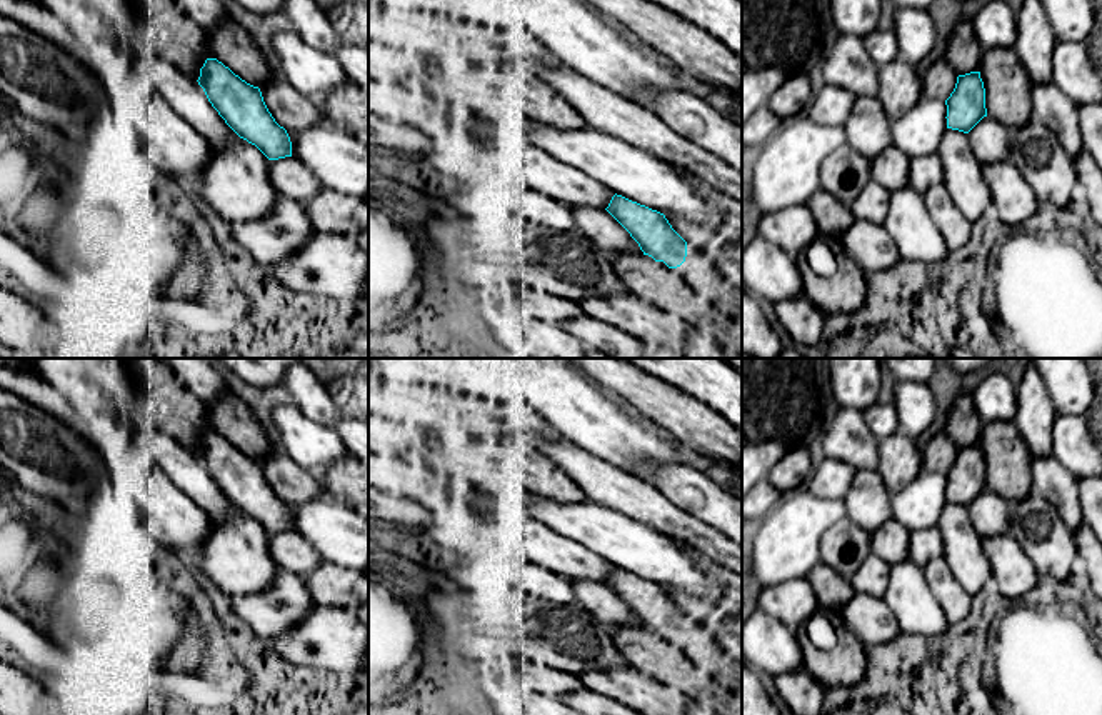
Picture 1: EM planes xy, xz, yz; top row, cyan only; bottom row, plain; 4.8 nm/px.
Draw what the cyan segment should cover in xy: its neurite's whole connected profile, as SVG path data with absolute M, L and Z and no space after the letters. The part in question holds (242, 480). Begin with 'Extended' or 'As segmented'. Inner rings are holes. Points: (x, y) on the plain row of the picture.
As segmented. M207 432L198 458L225 497L255 518L268 533L292 530L292 515L268 485L262 465L235 448L217 432Z

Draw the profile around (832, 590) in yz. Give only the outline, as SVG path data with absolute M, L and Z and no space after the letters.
M822 562L805 578L810 582L824 612L840 610L855 593L850 578L842 577Z

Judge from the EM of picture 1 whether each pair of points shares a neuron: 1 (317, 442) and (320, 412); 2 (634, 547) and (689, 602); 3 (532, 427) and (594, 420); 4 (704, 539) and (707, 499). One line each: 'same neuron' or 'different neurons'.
1: different neurons
2: different neurons
3: different neurons
4: different neurons

